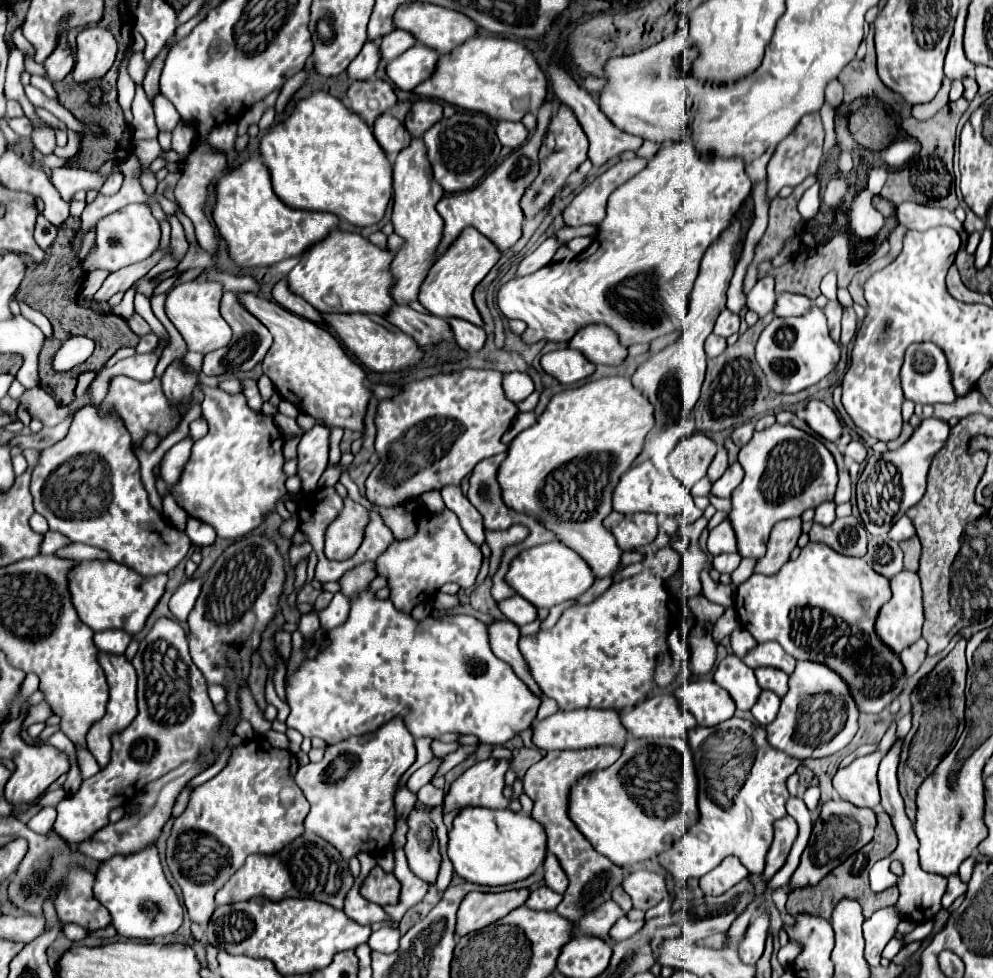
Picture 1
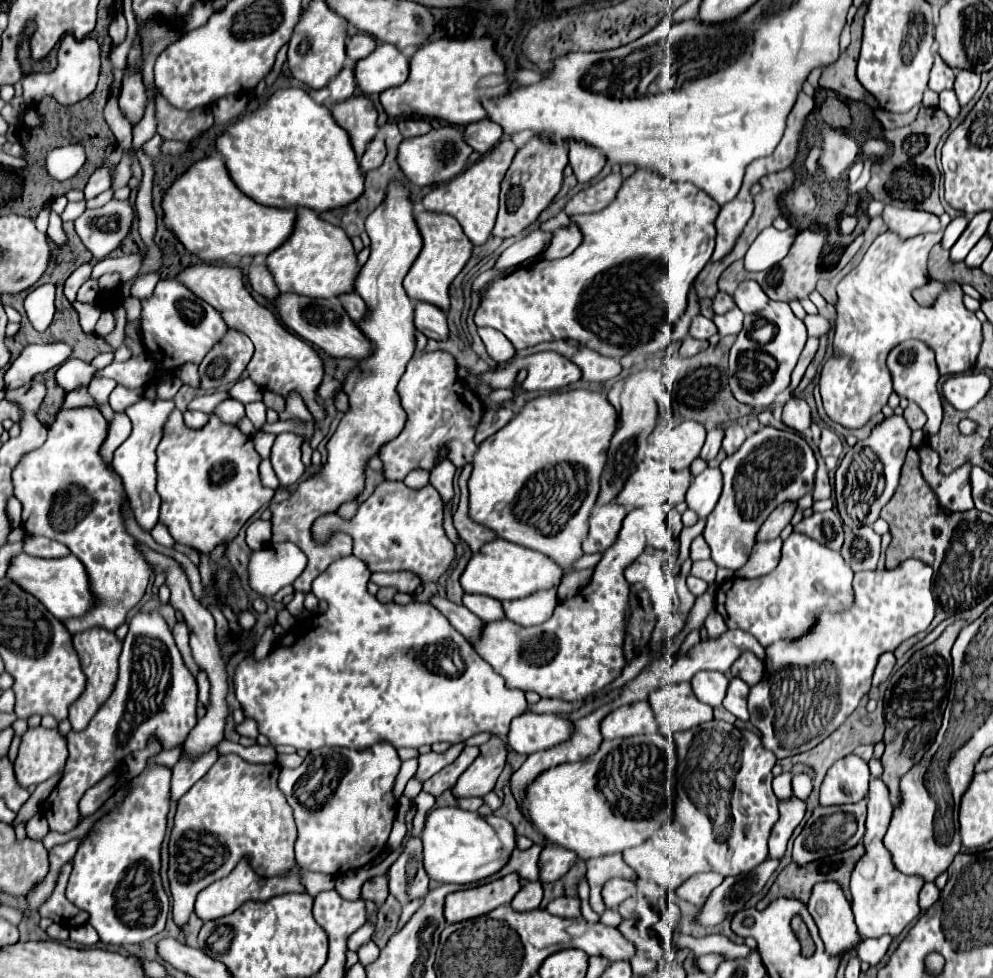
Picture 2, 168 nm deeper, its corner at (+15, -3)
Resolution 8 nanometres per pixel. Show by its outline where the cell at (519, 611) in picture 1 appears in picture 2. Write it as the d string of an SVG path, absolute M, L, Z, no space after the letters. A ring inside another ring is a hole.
M463 595L463 605L471 609L481 621L493 621L493 619L503 619L505 613L501 611L501 601L487 597L487 595Z

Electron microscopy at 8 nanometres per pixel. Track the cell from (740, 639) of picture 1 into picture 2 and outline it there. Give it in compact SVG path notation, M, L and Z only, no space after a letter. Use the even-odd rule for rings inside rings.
M713 609L713 611L707 615L707 619L705 619L705 629L707 629L707 635L709 635L709 637L717 637L717 635L721 635L721 631L727 629L727 625L725 625L723 617Z

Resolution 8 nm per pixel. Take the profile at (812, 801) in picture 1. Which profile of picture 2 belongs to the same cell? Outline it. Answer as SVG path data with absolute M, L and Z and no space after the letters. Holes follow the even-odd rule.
M797 773L793 777L793 793L801 795L801 799L807 799L813 789L813 779L807 773Z

